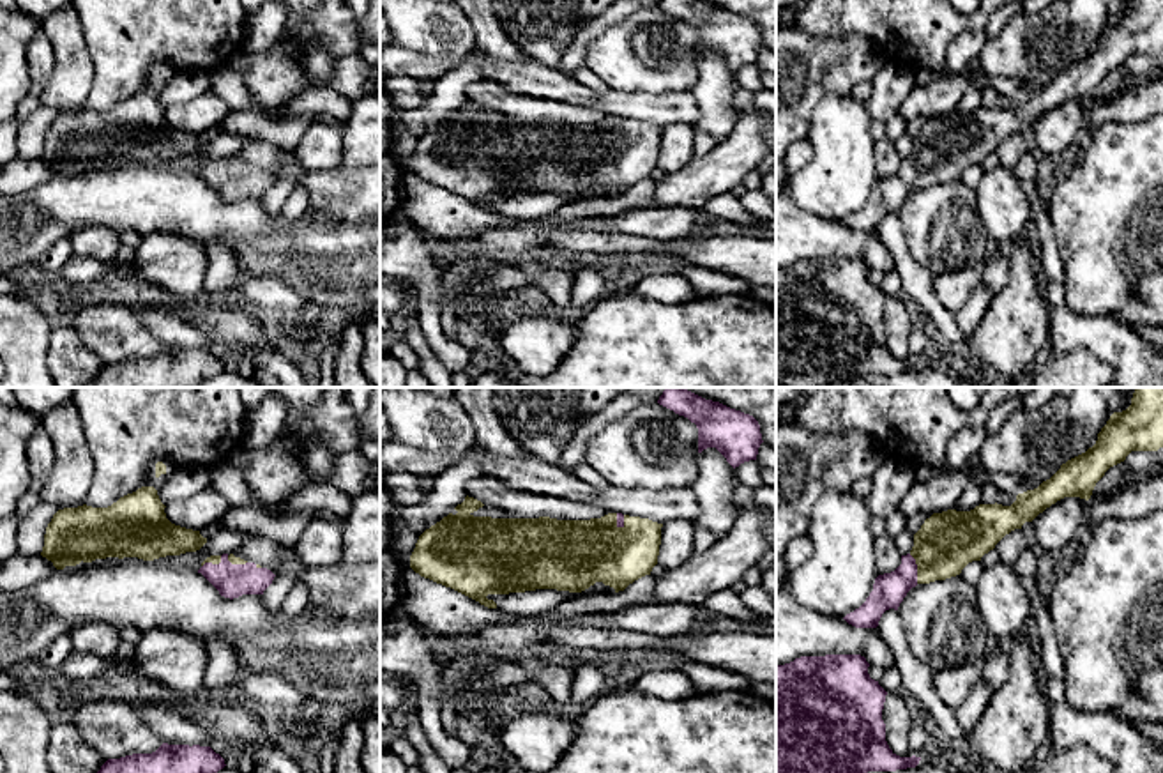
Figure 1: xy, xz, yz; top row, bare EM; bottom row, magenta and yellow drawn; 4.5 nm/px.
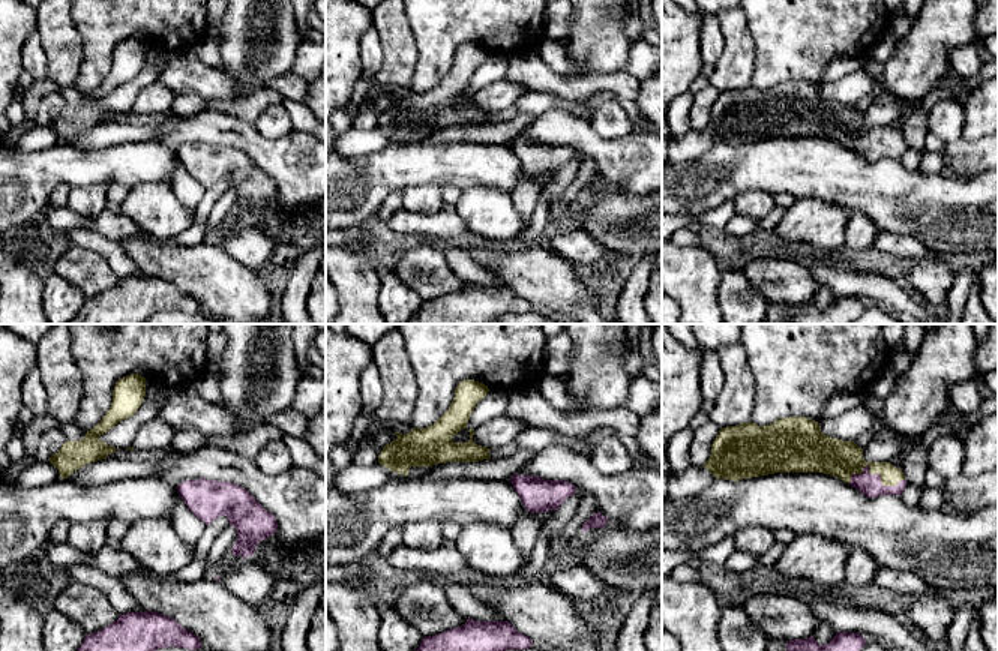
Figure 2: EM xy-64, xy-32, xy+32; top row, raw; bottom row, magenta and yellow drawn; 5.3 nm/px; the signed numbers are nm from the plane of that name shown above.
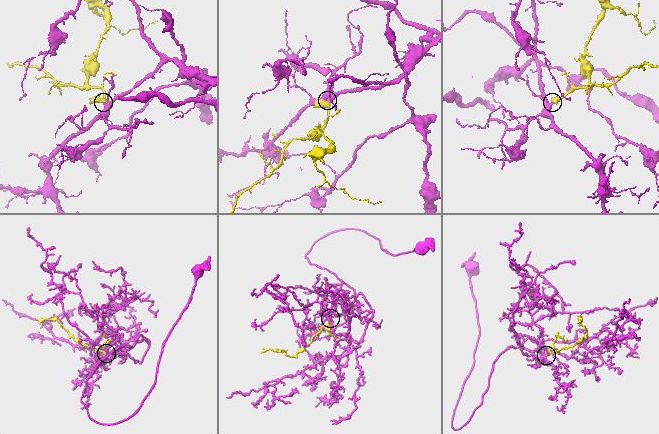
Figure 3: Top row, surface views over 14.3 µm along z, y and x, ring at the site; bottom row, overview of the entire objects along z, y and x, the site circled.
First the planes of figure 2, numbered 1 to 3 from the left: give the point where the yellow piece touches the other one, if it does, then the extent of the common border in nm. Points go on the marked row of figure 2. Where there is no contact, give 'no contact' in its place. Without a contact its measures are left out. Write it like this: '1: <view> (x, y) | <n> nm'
1: no contact
2: no contact
3: xy+32 (874, 474) | 300 nm

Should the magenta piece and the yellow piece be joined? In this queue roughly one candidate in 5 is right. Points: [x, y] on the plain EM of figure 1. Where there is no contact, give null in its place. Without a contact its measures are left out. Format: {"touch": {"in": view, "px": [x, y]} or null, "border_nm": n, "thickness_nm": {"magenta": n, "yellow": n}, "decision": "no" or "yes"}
{"touch": {"in": "yz", "px": [916, 172]}, "border_nm": 140, "thickness_nm": {"magenta": 150, "yellow": 280}, "decision": "yes"}

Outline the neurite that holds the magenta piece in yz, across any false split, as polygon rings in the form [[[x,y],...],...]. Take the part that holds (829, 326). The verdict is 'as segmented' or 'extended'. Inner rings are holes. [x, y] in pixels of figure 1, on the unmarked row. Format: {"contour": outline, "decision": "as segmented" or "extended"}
{"contour": [[[861,258],[801,260],[776,271],[776,384],[783,387],[825,387],[840,379],[916,371],[921,361],[900,361],[886,345],[882,313],[887,295],[868,278]]], "decision": "as segmented"}

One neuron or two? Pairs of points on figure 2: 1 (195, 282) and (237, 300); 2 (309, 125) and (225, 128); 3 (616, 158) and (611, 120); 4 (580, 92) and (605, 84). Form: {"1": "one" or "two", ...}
{"1": "one", "2": "two", "3": "two", "4": "one"}

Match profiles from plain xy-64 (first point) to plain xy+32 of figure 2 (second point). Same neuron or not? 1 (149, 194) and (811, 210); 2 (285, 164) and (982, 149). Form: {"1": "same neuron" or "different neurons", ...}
{"1": "same neuron", "2": "same neuron"}

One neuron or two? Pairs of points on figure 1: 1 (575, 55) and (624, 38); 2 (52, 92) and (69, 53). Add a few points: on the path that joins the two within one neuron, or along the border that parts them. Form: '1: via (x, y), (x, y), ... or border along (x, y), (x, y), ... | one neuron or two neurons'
1: border along (617, 23), (605, 29), (591, 43), (582, 64) | two neurons
2: via (60, 84), (69, 75), (69, 62) | one neuron

